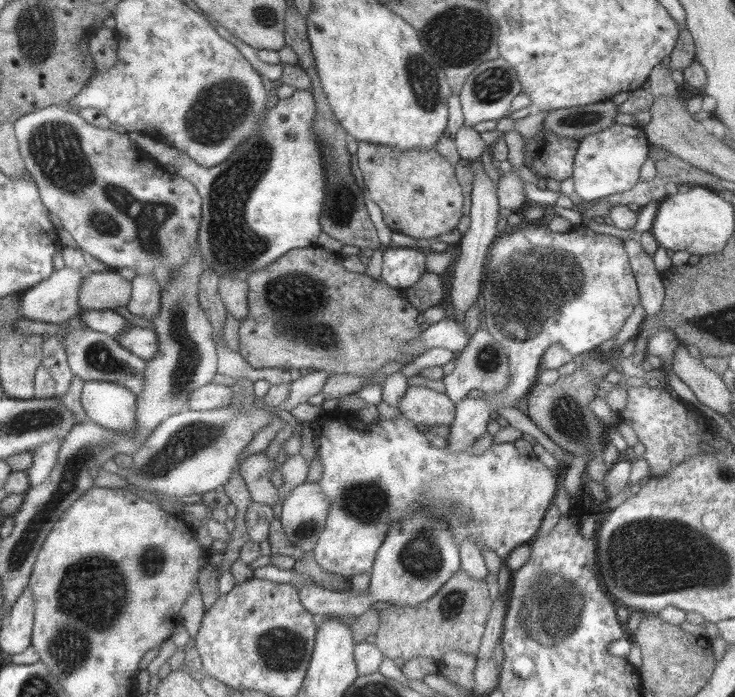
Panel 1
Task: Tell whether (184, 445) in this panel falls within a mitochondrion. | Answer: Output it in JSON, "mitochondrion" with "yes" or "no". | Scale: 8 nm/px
{"mitochondrion":"yes"}

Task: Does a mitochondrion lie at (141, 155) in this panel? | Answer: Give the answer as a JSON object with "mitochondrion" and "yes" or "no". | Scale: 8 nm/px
{"mitochondrion":"no"}

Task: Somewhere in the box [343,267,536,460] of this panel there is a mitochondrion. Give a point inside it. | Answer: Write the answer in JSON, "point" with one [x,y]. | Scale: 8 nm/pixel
{"point":[488,359]}

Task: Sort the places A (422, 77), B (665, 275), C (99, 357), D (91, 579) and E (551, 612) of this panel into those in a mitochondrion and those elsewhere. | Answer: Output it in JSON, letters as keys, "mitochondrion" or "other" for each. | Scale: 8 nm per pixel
{"A":"mitochondrion","B":"other","C":"mitochondrion","D":"mitochondrion","E":"mitochondrion"}

